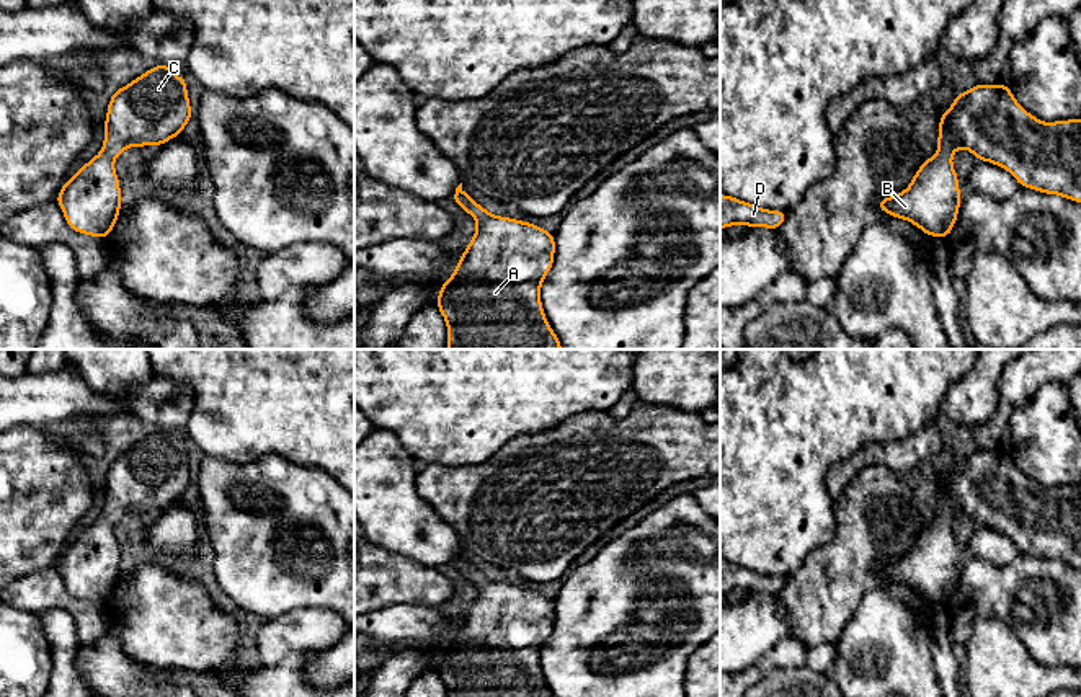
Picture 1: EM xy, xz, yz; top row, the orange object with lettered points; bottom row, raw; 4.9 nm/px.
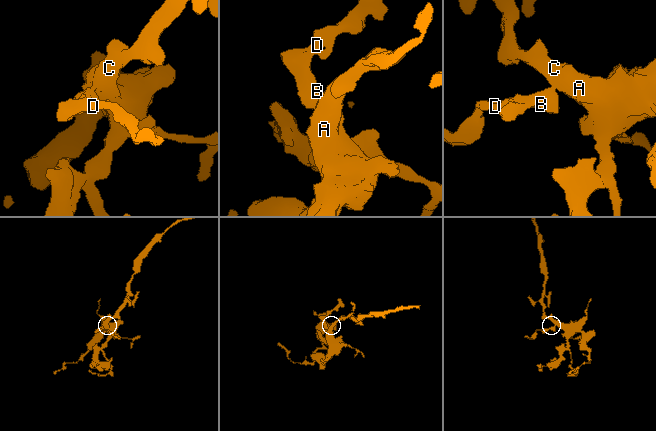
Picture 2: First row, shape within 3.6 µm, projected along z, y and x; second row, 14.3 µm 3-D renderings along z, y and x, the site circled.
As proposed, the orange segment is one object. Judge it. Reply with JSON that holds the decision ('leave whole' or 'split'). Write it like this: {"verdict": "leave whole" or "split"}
{"verdict": "leave whole"}

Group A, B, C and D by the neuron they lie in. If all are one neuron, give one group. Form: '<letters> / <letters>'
A B C D

